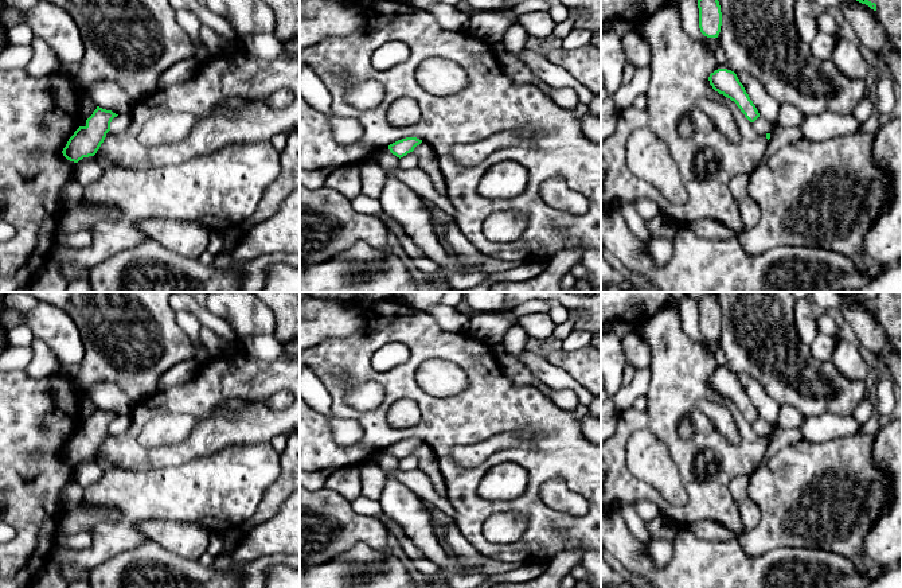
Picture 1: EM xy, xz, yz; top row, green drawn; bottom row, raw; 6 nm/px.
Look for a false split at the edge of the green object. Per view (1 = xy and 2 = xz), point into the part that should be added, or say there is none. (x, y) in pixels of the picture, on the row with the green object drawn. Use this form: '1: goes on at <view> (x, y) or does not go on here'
1: does not go on here
2: does not go on here

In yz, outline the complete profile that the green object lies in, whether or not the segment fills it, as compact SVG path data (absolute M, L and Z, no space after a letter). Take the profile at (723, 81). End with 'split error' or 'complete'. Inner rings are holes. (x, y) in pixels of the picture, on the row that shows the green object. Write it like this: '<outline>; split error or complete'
M718 69L710 74L708 81L715 91L734 101L750 122L760 117L755 105L734 71Z; complete

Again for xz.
M406 137L402 140L398 140L393 144L388 145L388 149L393 155L395 155L397 157L403 157L407 153L413 152L414 148L417 145L419 145L422 143L422 140L417 139L417 137Z; complete

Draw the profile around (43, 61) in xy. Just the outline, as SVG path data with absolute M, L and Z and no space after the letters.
M34 38L30 46L32 50L32 58L26 70L31 75L42 77L60 70L60 65L55 52L46 42L39 38Z

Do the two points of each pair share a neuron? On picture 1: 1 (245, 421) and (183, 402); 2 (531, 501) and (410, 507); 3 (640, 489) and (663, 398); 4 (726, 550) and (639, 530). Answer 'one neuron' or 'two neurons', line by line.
1: one neuron
2: two neurons
3: one neuron
4: two neurons

